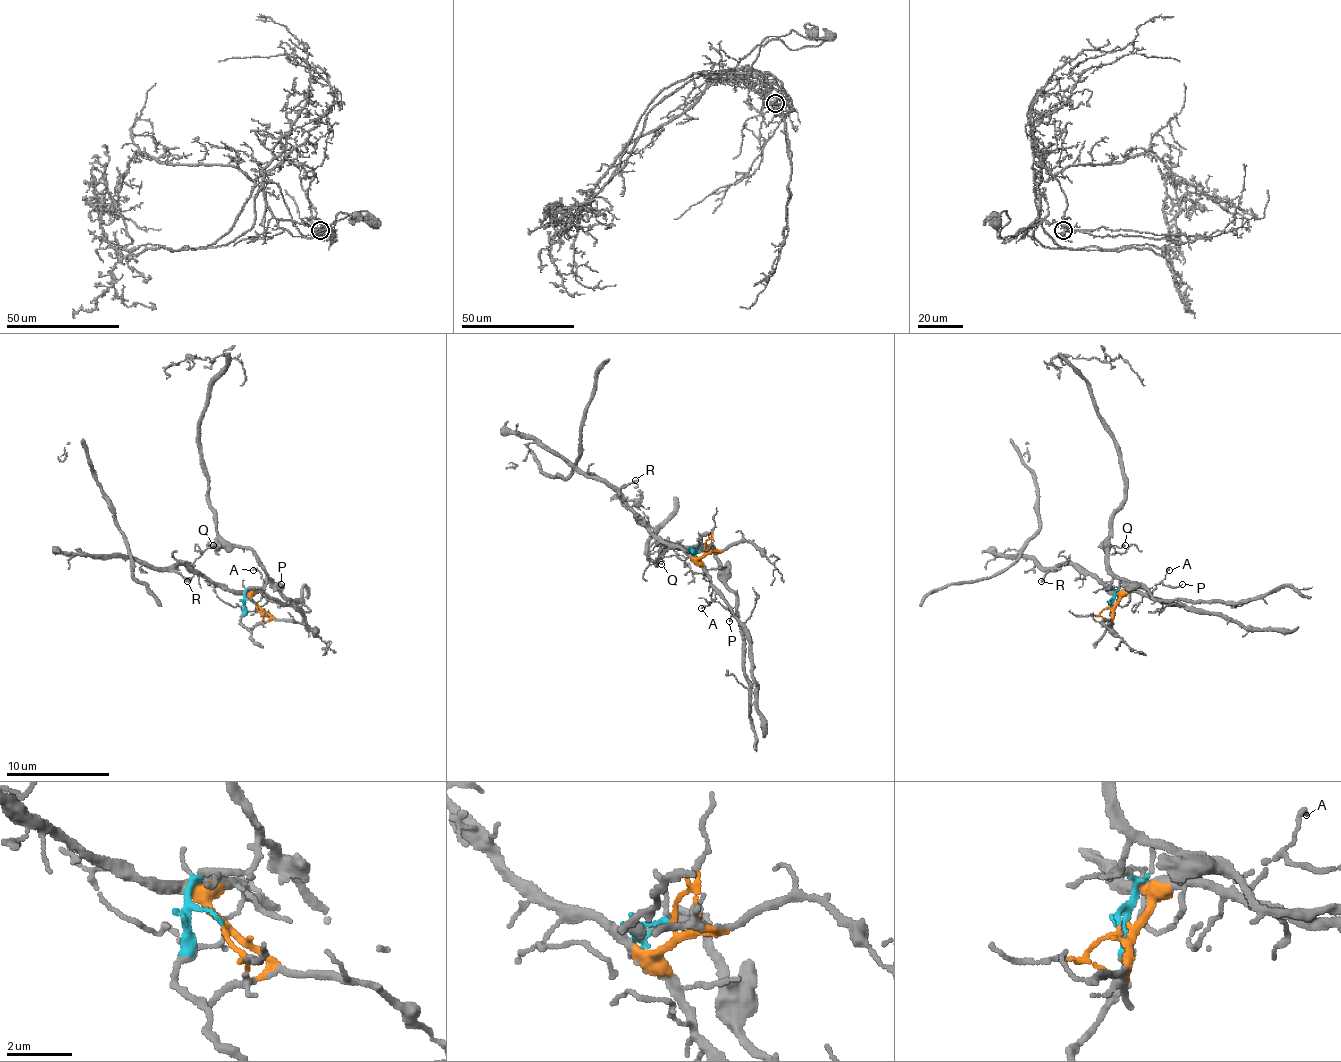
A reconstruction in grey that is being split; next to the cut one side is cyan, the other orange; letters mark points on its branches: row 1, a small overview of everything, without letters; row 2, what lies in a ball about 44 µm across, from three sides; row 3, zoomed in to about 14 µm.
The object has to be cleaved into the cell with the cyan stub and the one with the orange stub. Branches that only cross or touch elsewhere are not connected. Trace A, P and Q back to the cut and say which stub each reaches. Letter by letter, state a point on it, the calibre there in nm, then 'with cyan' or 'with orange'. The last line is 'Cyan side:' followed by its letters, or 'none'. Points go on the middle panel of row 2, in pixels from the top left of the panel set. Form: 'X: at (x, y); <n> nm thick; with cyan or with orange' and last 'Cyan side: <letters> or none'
A: at (701, 608); 110 nm thick; with orange
P: at (729, 621); 100 nm thick; with orange
Q: at (661, 564); 130 nm thick; with cyan
Cyan side: Q

